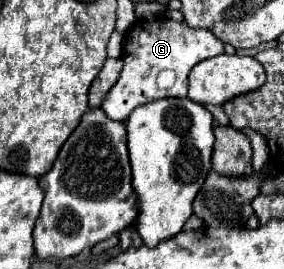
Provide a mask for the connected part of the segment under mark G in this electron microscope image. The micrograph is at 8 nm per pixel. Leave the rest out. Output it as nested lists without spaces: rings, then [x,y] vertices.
[[[153,19],[137,21],[125,39],[123,71],[115,87],[107,93],[101,109],[109,119],[125,121],[139,105],[163,97],[187,97],[187,75],[203,59],[223,53],[223,43],[209,29],[193,29],[185,21]]]

